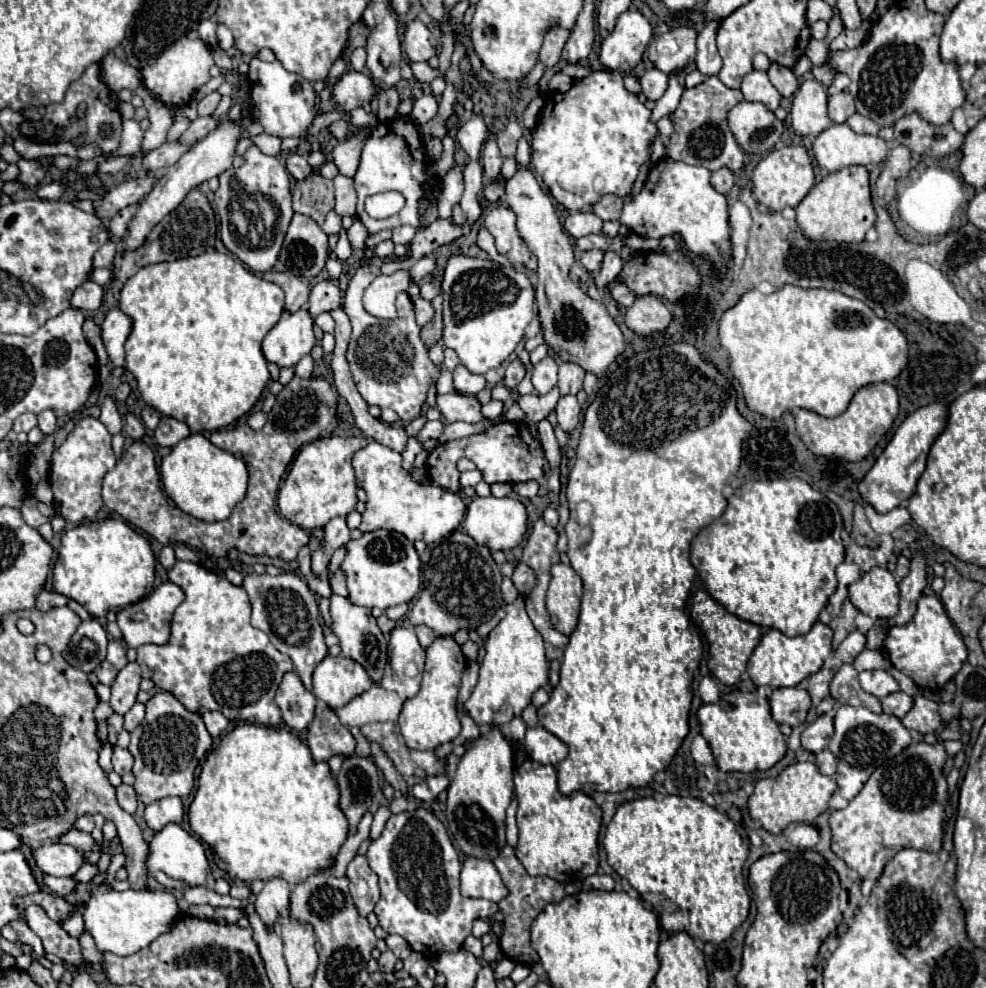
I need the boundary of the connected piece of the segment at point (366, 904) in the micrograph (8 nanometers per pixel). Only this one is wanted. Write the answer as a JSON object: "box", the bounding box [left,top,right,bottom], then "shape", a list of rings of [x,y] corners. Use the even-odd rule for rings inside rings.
{"box":[348,855,380,917],"shape":[[[356,855],[348,863],[348,881],[350,881],[350,893],[354,899],[354,905],[362,917],[372,913],[376,901],[380,899],[380,887],[376,873],[368,867],[368,861],[364,855]]]}

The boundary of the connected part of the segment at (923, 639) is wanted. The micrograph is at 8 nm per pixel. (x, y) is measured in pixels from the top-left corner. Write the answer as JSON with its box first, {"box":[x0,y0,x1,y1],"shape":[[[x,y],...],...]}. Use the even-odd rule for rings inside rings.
{"box":[884,595,968,693],"shape":[[[922,595],[918,599],[918,609],[912,621],[892,627],[884,641],[884,649],[900,673],[908,675],[920,689],[934,689],[934,693],[938,693],[958,673],[968,657],[962,635],[950,621],[944,605],[936,595]]]}

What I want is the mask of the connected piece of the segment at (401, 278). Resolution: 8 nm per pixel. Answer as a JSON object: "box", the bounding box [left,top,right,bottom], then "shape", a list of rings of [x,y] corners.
{"box":[364,269,410,319],"shape":[[[398,269],[392,275],[380,275],[364,291],[364,309],[374,317],[394,319],[396,317],[394,297],[396,293],[406,291],[408,287],[410,287],[410,273],[406,269]]]}

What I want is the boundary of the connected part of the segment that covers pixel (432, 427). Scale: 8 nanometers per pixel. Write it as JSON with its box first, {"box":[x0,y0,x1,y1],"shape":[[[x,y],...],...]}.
{"box":[416,419,444,441],"shape":[[[438,419],[438,421],[426,421],[426,425],[420,429],[420,433],[416,435],[416,439],[424,441],[424,439],[438,439],[444,431],[444,423]]]}

